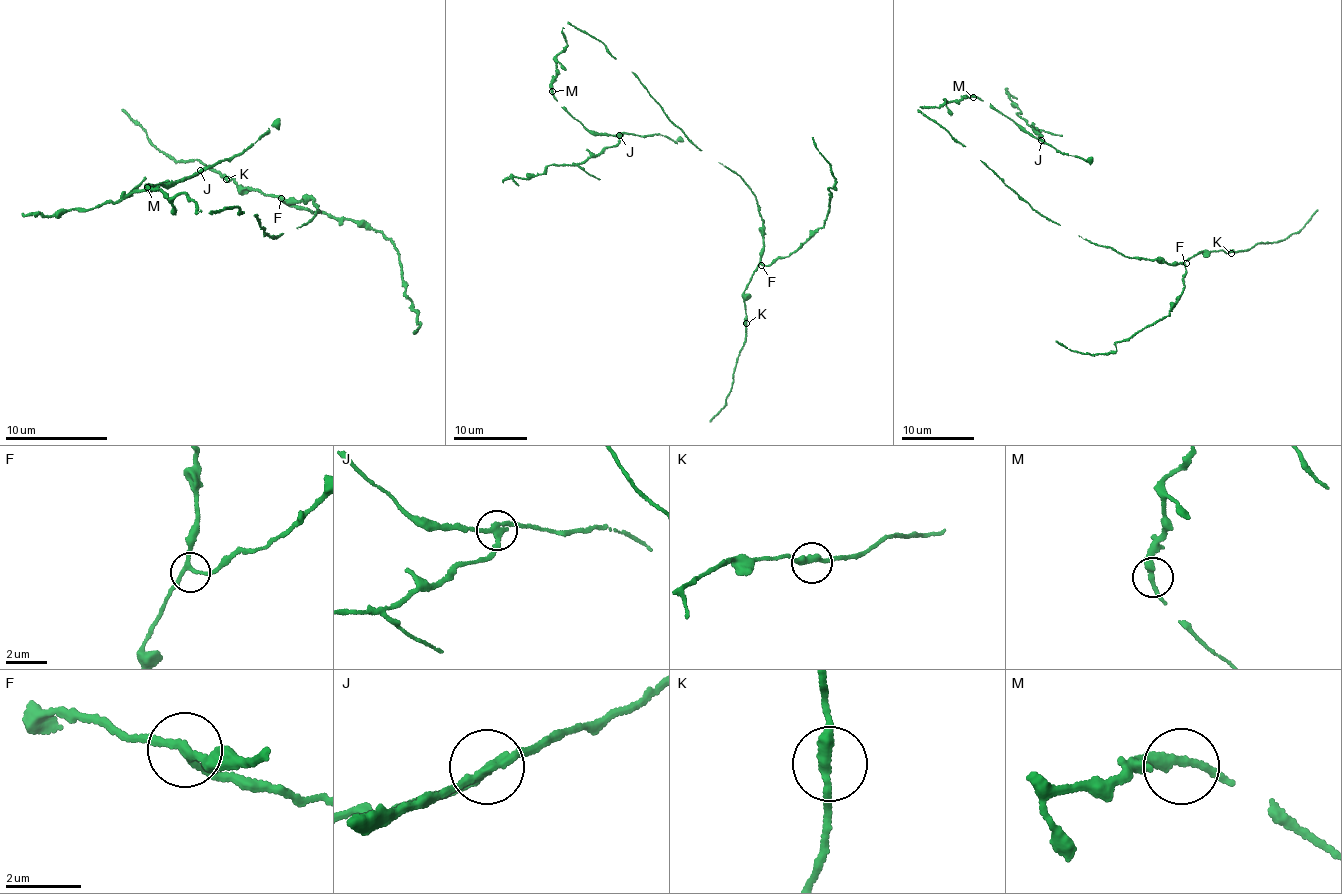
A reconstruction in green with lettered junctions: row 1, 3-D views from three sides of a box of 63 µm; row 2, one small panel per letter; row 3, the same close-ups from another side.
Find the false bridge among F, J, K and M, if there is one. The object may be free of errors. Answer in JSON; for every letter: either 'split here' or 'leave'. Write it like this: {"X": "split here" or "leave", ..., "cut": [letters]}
{"F": "leave", "J": "split here", "K": "leave", "M": "leave", "cut": ["J"]}

